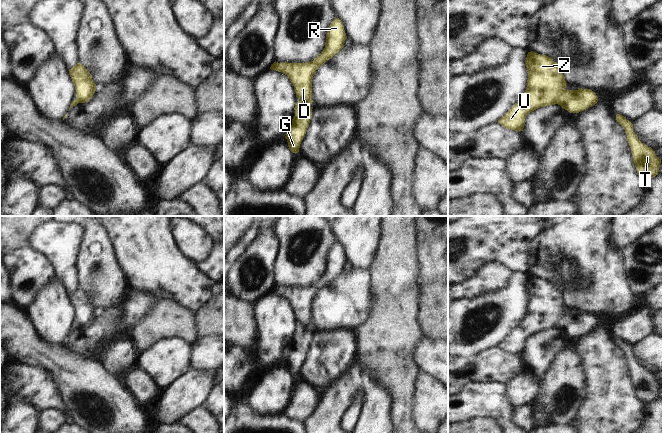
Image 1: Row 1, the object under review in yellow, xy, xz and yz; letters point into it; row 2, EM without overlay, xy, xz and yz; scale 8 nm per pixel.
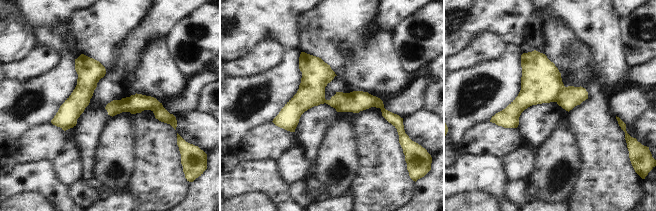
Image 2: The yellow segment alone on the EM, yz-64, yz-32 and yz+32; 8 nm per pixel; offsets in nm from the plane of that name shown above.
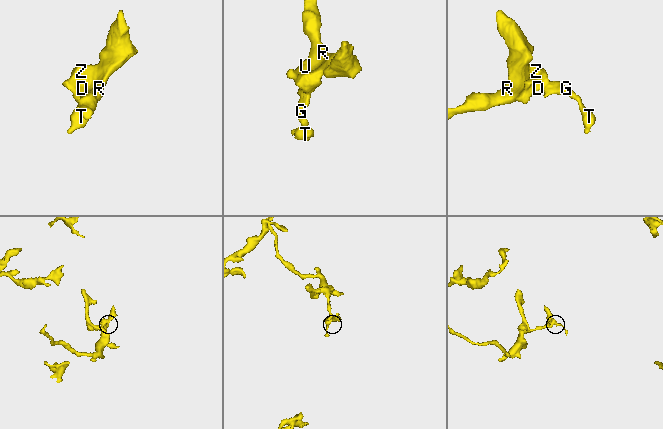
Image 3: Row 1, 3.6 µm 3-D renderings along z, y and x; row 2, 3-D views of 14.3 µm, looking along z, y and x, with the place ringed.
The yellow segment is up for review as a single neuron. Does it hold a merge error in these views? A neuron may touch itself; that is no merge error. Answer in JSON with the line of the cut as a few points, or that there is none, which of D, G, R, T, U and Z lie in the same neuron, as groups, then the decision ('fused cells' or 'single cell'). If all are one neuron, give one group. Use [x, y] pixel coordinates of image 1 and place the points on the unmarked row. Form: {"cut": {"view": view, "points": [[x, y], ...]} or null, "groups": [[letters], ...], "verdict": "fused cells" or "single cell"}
{"cut": {"view": "yz", "points": [[565, 314], [555, 327]]}, "groups": [["D", "R", "U", "Z"], ["G", "T"]], "verdict": "fused cells"}

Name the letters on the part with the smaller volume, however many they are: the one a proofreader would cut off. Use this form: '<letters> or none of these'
G, T

